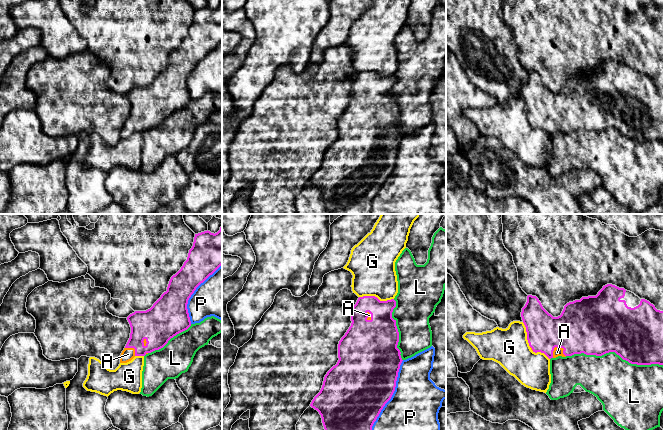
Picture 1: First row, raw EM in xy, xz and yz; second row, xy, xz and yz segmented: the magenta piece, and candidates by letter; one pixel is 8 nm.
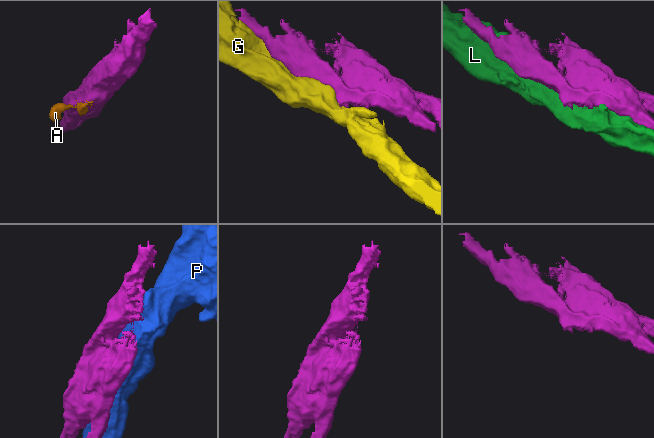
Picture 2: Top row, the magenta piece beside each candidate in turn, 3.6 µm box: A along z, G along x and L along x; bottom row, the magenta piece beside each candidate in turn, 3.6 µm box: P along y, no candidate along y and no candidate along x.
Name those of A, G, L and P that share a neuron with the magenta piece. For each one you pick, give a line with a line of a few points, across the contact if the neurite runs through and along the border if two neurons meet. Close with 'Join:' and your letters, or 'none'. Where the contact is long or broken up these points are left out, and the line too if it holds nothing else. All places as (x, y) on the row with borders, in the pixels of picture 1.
Join: A

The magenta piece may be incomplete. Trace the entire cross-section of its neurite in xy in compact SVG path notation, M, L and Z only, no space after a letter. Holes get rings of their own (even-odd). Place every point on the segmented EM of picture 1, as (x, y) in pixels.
M222 226L215 234L208 230L195 234L187 260L171 277L167 291L150 309L135 311L127 317L131 333L120 363L159 350L171 338L187 330L191 326L187 309L189 298L221 265Z

